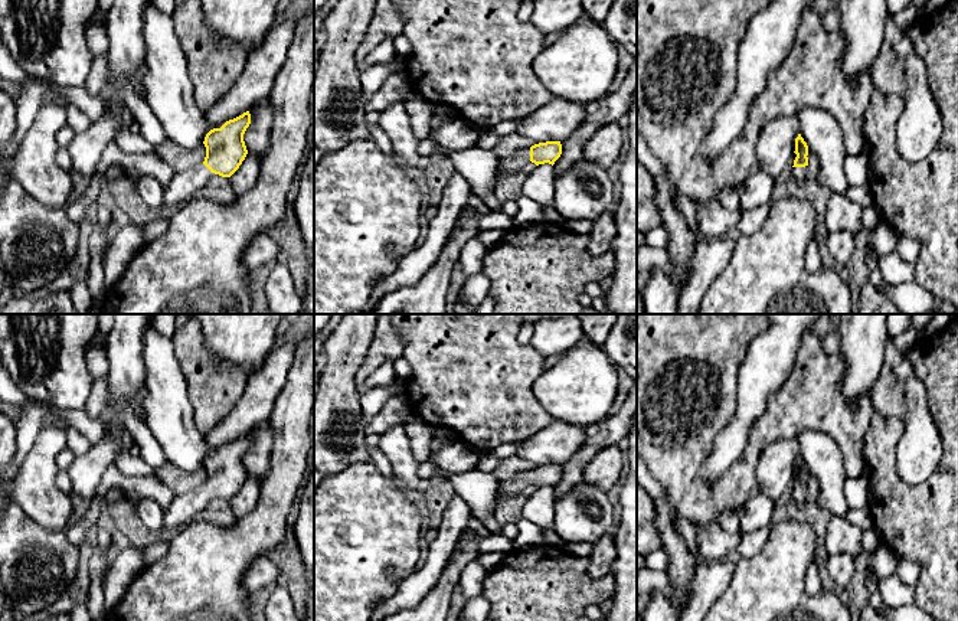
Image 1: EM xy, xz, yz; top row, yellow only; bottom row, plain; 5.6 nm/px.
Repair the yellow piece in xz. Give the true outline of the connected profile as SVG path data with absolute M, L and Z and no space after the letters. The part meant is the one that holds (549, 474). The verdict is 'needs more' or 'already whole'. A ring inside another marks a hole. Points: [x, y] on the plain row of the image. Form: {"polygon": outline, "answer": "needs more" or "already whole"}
{"polygon": "M546 464L527 471L521 471L516 474L513 478L507 478L498 483L497 503L500 494L513 496L526 488L527 486L534 486L536 488L549 486L553 488L555 484L560 480L560 477L560 464Z", "answer": "needs more"}

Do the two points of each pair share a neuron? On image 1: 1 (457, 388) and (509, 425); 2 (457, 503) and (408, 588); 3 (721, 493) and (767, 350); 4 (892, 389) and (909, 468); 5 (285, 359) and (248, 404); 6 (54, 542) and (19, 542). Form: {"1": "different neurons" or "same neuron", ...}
{"1": "same neuron", "2": "same neuron", "3": "different neurons", "4": "same neuron", "5": "same neuron", "6": "same neuron"}

